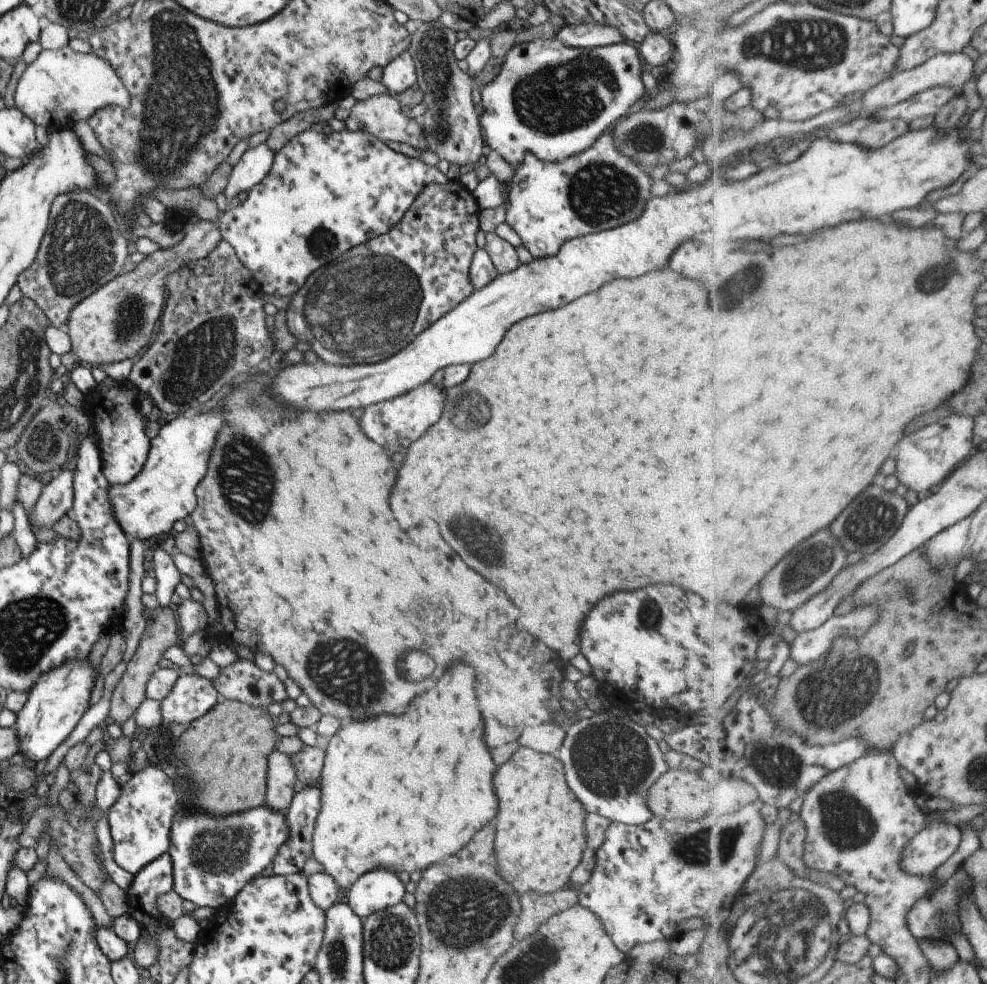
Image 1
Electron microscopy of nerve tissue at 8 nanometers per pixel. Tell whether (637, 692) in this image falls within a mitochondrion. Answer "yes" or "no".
no

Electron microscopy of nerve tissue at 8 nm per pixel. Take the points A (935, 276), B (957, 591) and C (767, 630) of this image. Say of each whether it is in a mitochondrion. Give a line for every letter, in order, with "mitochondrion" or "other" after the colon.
A: mitochondrion
B: other
C: other

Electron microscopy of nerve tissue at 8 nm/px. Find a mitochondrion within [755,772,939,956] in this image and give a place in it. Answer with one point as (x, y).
(849, 824)

